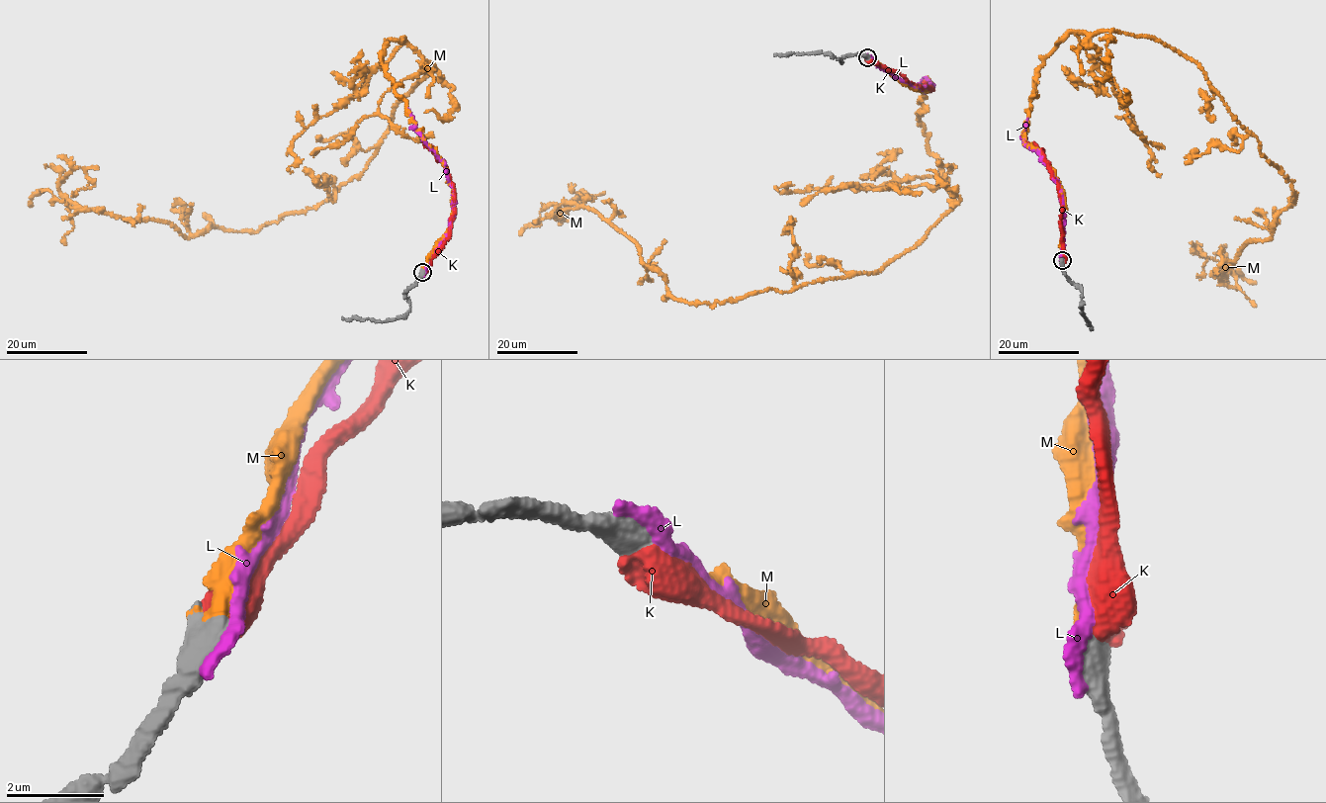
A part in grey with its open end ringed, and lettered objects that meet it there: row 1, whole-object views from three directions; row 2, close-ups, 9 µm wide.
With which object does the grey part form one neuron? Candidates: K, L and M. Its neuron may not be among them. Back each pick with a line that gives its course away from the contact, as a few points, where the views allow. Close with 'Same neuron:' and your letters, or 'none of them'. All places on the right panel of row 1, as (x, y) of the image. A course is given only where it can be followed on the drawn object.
M: via (1062, 261), (1023, 132), (1042, 62), (1108, 30), (1191, 59), (1297, 195), (1196, 274)
Same neuron: M

